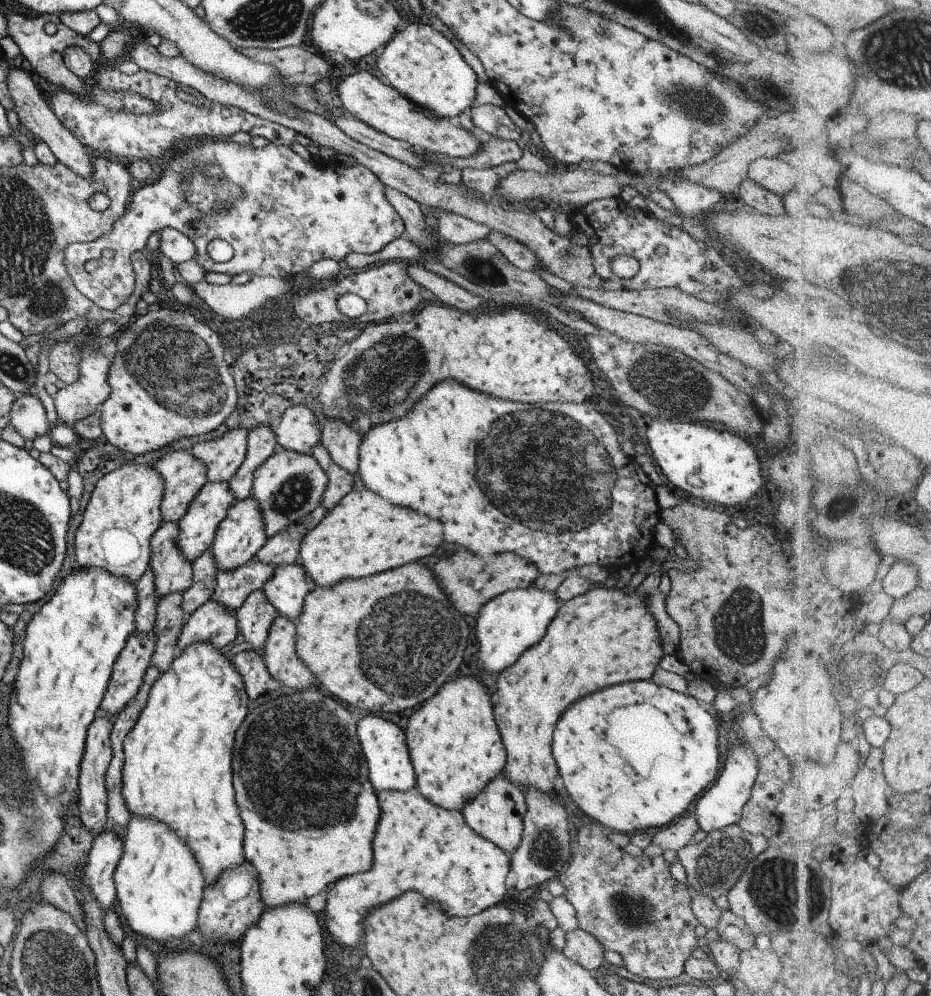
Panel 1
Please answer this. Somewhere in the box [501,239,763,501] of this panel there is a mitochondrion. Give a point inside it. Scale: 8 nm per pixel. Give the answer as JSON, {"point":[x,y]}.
{"point":[672,382]}

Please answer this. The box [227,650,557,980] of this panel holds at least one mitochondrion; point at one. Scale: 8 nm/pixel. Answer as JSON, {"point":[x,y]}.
{"point":[268,784]}

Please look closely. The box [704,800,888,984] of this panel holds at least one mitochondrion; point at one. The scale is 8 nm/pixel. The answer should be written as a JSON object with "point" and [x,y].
{"point":[779,888]}

